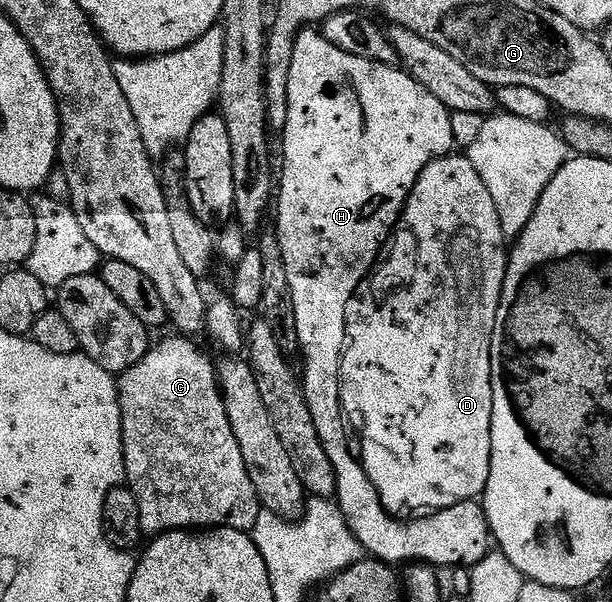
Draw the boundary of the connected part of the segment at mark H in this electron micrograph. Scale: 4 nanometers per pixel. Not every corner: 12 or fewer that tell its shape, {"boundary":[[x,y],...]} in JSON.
{"boundary":[[293,47],[277,232],[303,394],[364,550],[492,552],[479,501],[397,525],[343,400],[349,299],[452,112],[417,79]]}

